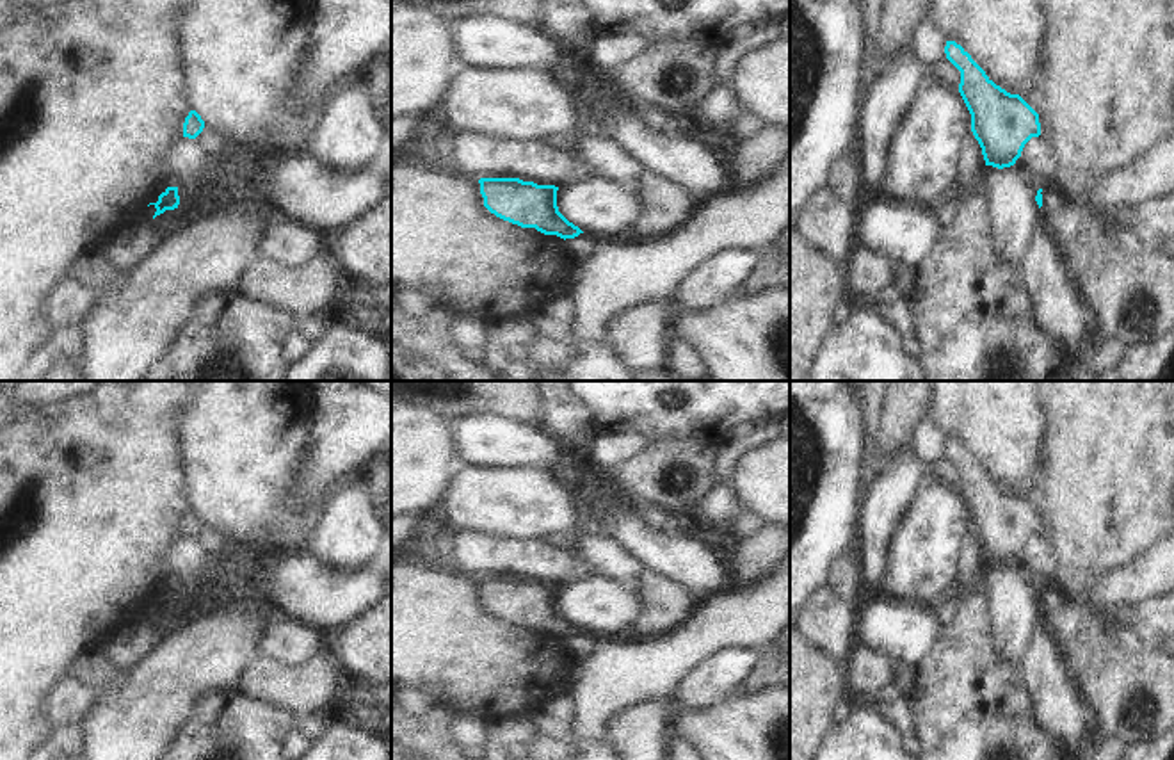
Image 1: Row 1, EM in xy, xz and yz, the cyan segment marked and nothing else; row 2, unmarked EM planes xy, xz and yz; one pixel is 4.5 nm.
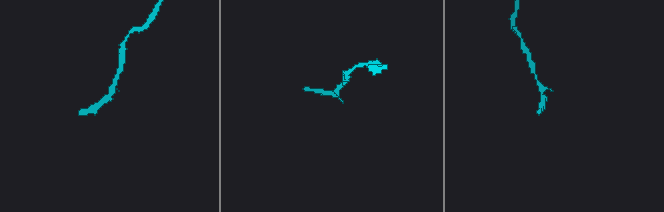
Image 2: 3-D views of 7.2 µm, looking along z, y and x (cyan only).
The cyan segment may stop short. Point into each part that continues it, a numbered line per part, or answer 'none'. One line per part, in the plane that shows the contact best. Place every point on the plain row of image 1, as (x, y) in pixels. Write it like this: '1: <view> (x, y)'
none

